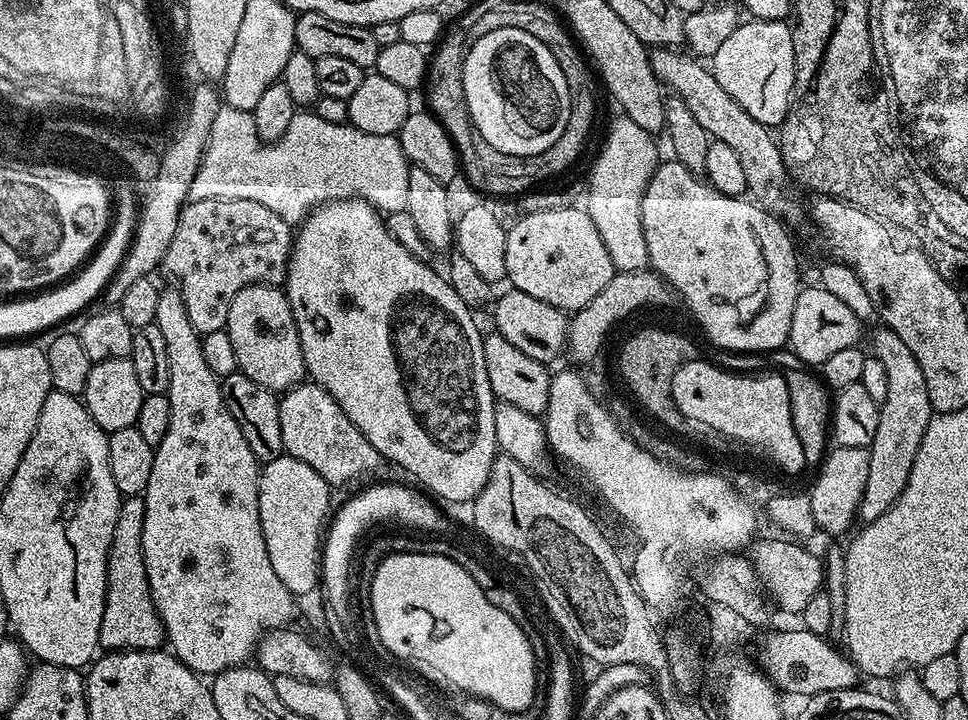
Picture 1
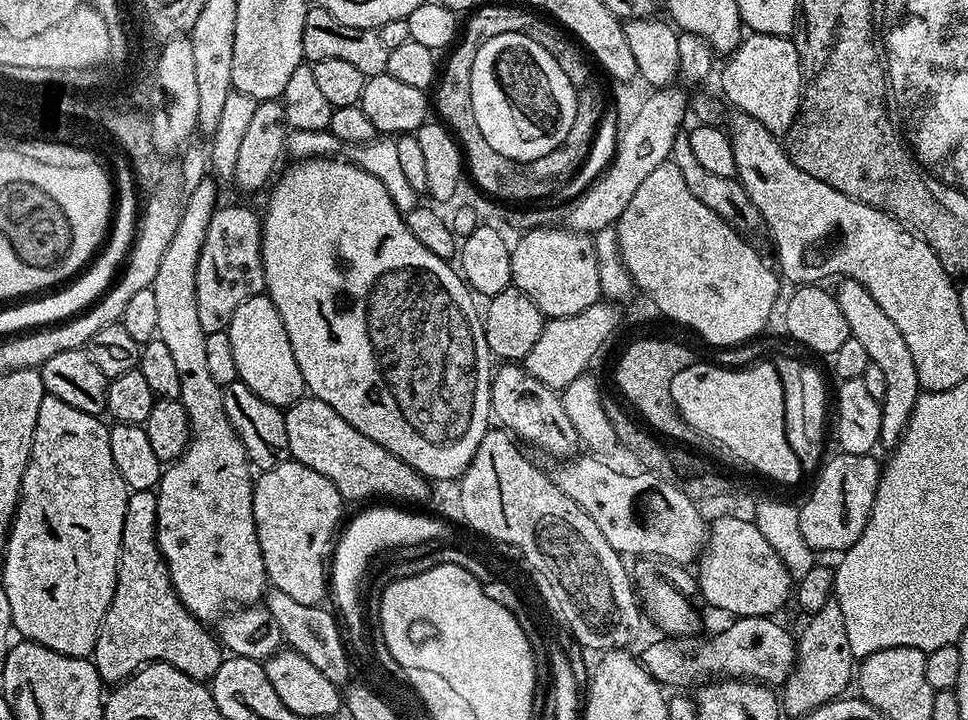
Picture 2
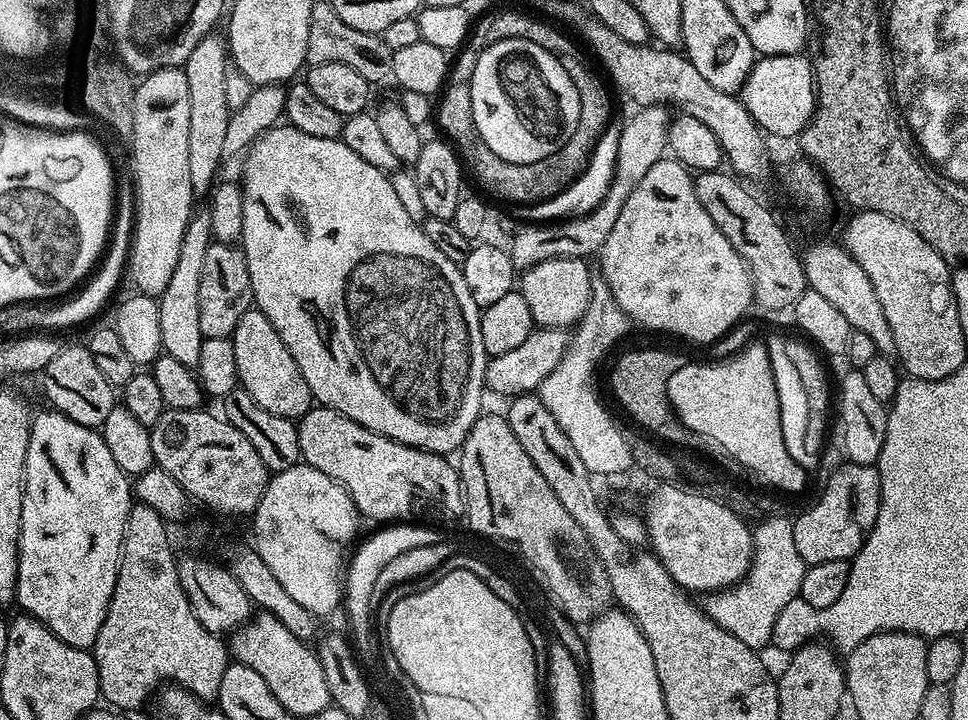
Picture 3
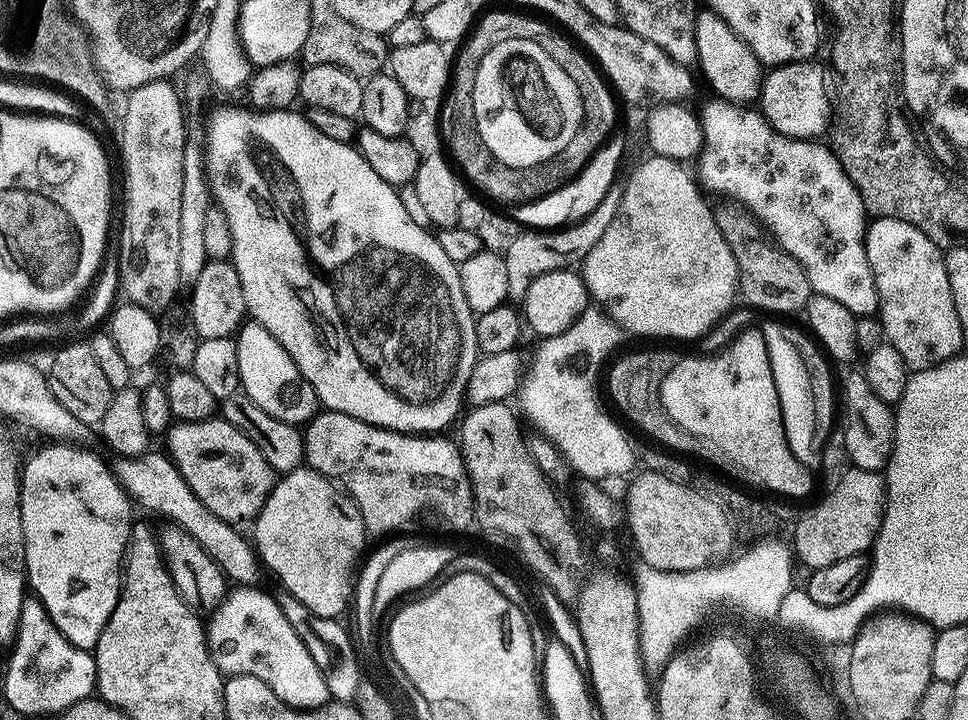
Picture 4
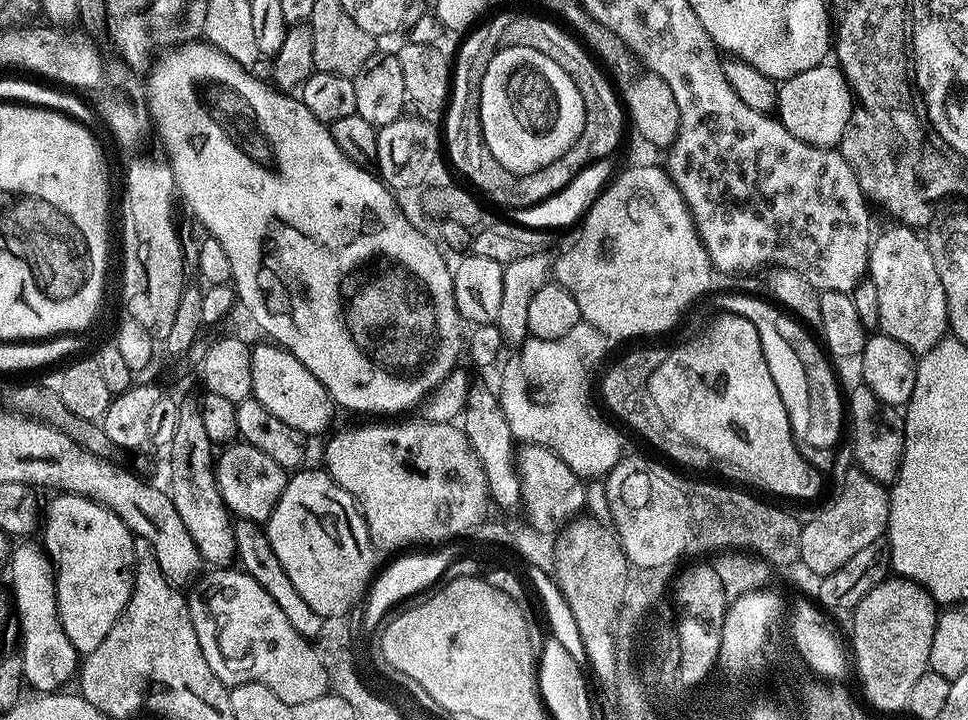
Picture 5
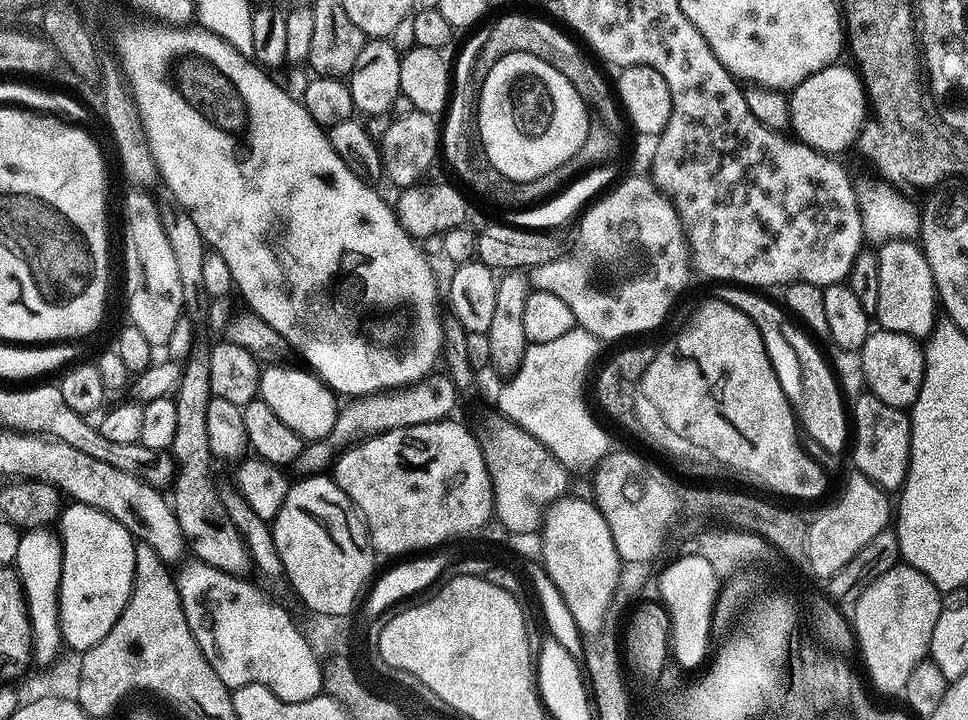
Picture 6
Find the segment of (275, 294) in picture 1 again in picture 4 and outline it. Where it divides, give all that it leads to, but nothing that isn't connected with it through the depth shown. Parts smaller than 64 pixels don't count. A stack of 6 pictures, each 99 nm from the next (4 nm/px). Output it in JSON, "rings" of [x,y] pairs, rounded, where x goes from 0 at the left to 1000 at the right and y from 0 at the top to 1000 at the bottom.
{"rings":[[[263,447],[249,450],[242,471],[246,486],[248,536],[251,549],[267,558],[267,564],[271,564],[275,575],[283,575],[283,581],[291,586],[307,592],[317,590],[329,571],[329,557],[324,536],[316,531],[304,497],[295,492],[295,486],[281,468],[279,458]]]}

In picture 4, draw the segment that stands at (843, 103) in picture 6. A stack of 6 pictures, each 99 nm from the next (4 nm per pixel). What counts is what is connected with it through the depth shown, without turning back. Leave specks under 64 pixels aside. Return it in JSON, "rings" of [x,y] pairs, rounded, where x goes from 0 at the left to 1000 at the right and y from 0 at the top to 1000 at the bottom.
{"rings":[[[839,83],[799,93],[785,119],[784,154],[793,172],[808,188],[821,194],[847,192],[856,182],[862,161],[862,144],[855,140],[855,111],[851,94]]]}

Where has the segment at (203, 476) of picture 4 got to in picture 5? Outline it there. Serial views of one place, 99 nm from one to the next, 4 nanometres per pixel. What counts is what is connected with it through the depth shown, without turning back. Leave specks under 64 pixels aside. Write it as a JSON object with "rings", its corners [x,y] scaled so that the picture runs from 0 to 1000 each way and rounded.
{"rings":[[[240,614],[231,629],[221,639],[223,675],[231,694],[232,704],[241,718],[249,722],[276,725],[281,717],[283,703],[289,696],[291,681],[298,672],[299,657],[283,636],[262,625],[262,619],[251,614]]]}

